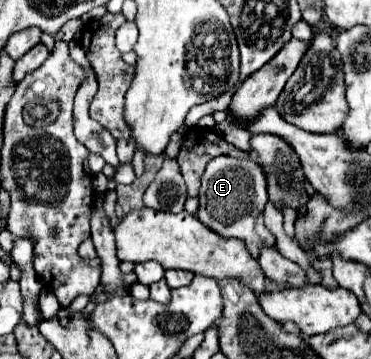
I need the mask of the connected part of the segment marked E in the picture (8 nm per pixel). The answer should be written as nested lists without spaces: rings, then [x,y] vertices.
[[[226,155],[212,159],[202,175],[198,197],[200,197],[200,207],[196,217],[222,237],[242,239],[252,257],[258,257],[262,247],[270,247],[276,243],[274,235],[264,227],[262,219],[264,207],[268,203],[266,173],[252,159],[234,159]]]

